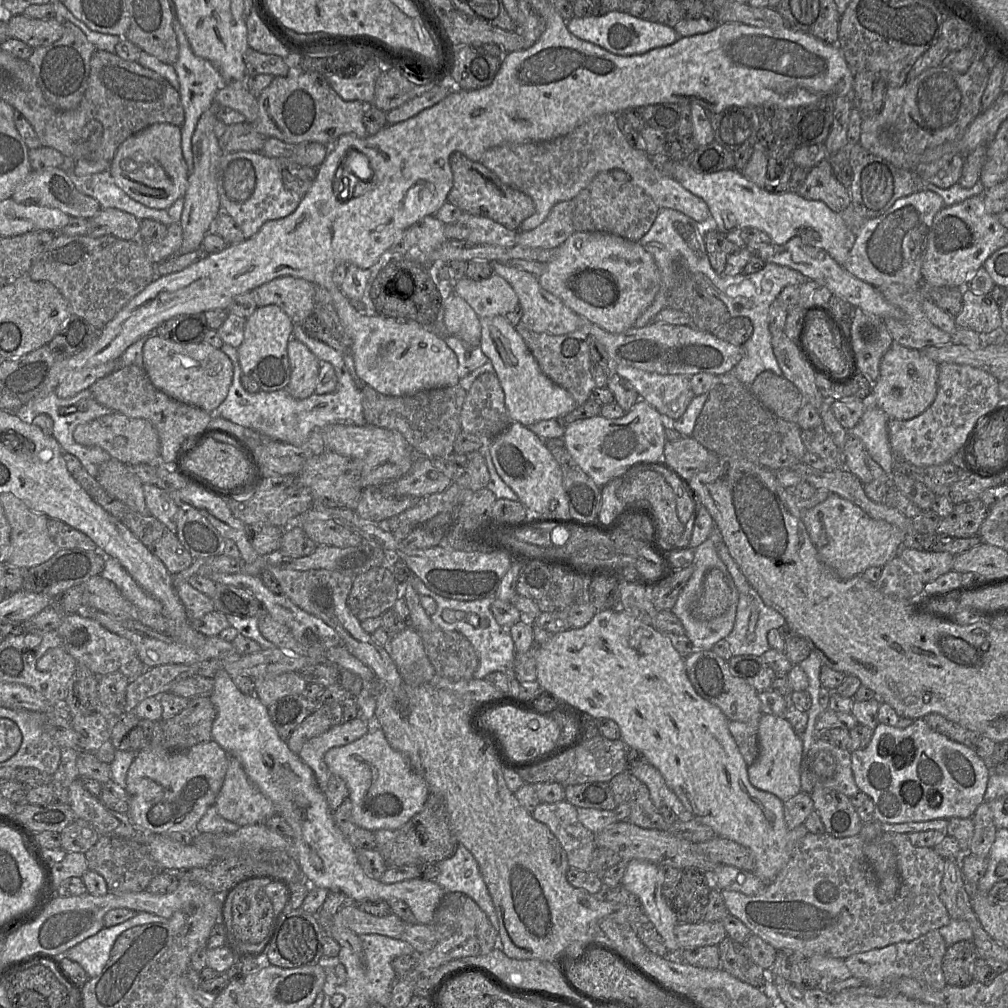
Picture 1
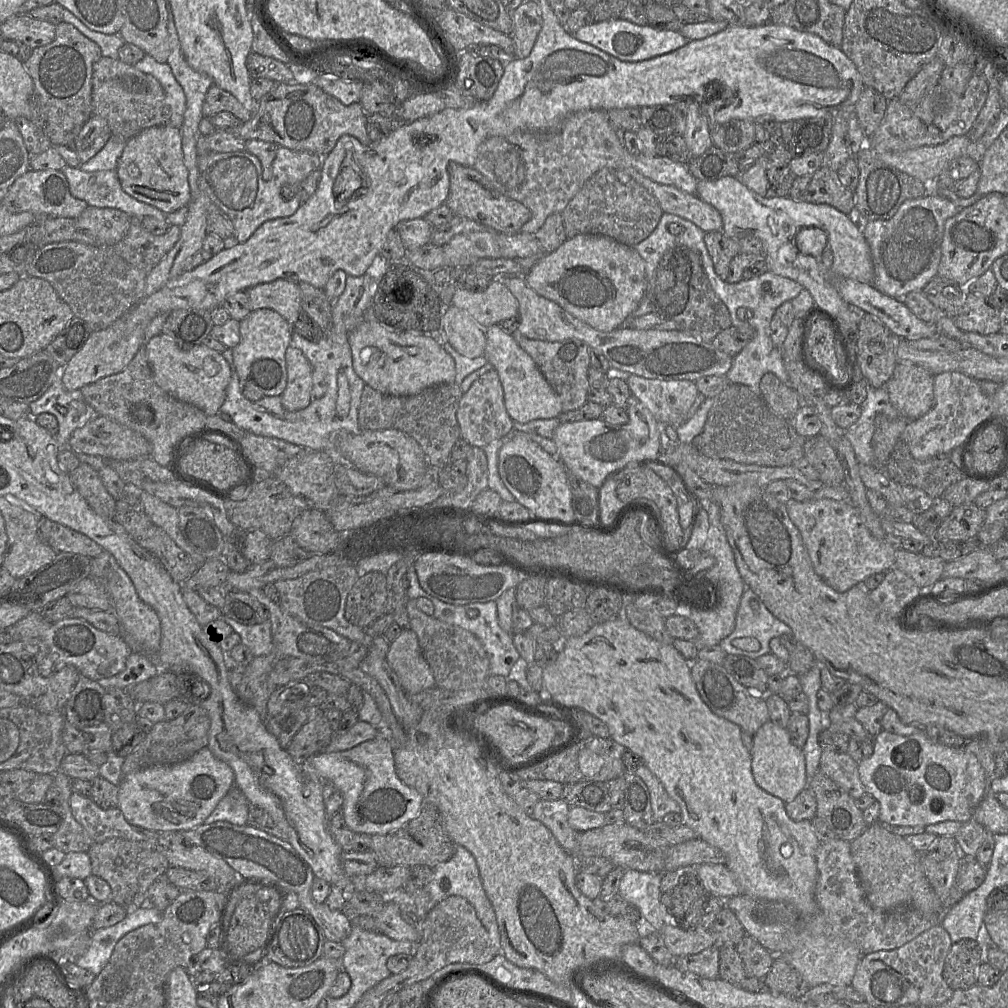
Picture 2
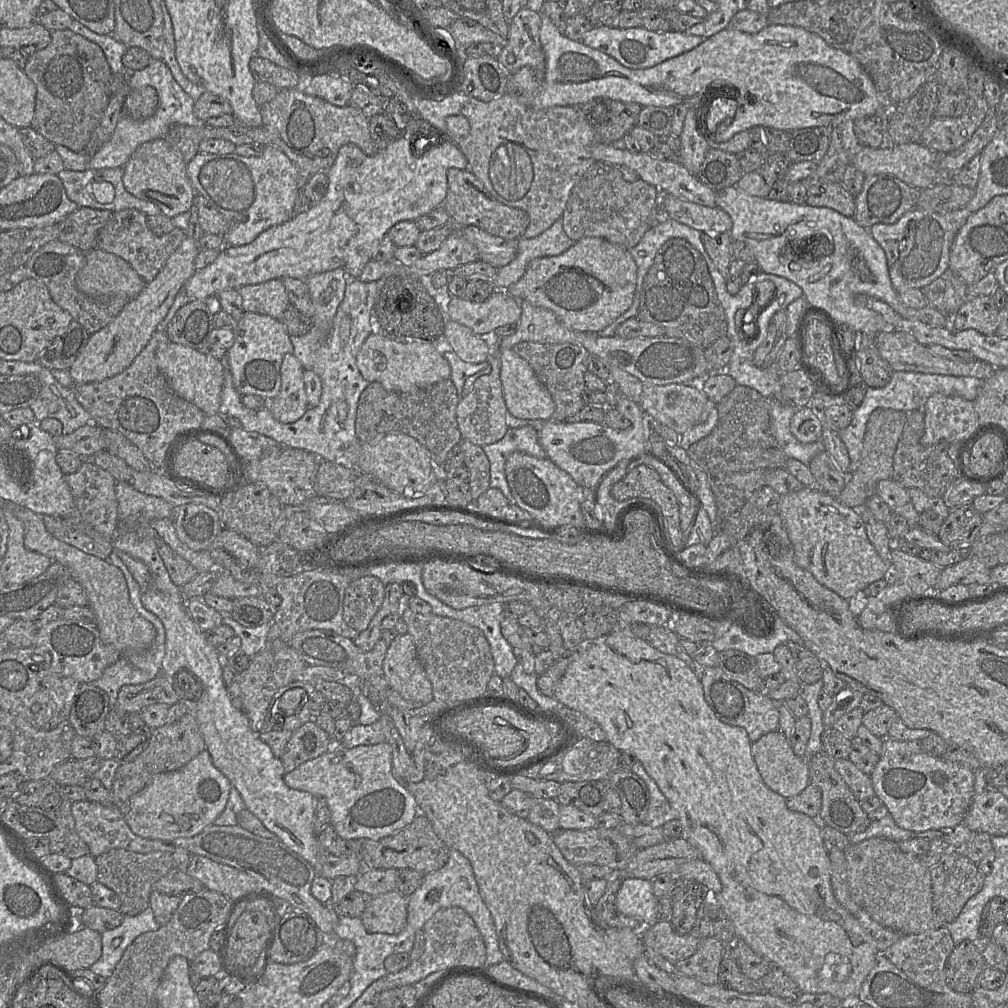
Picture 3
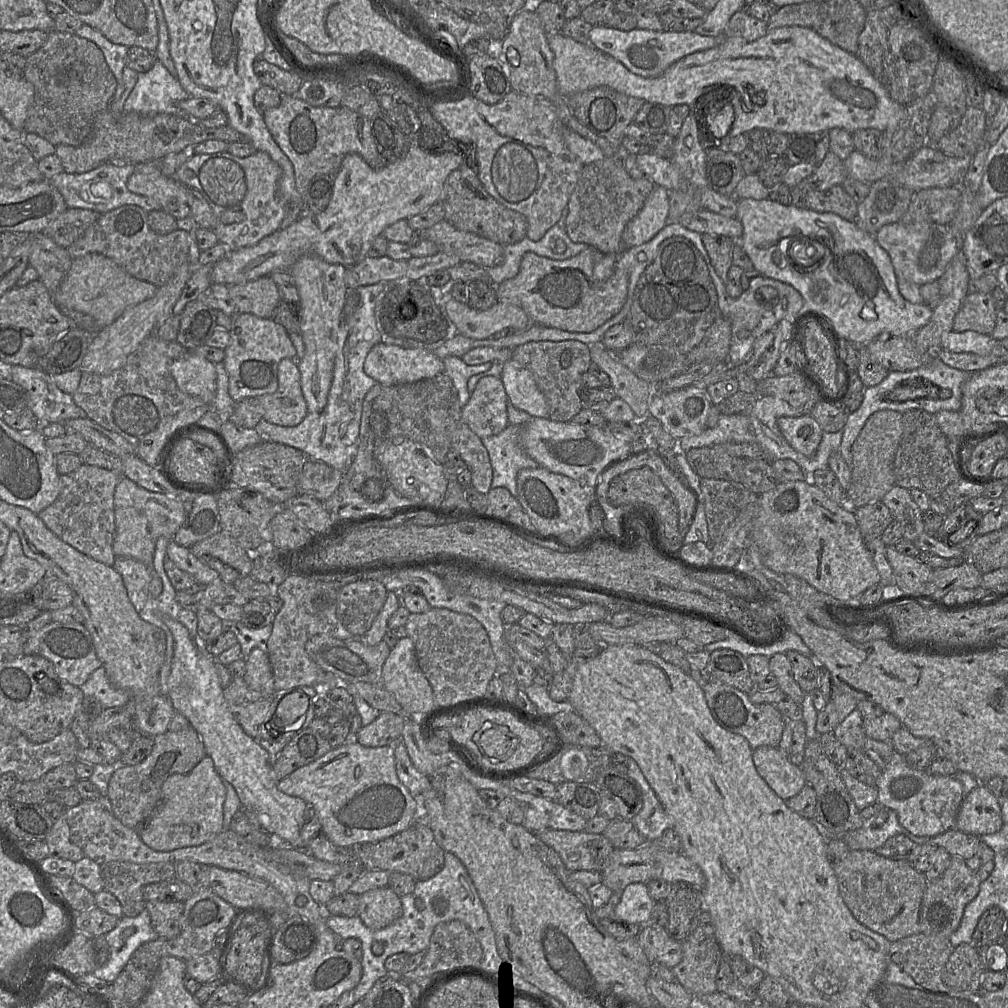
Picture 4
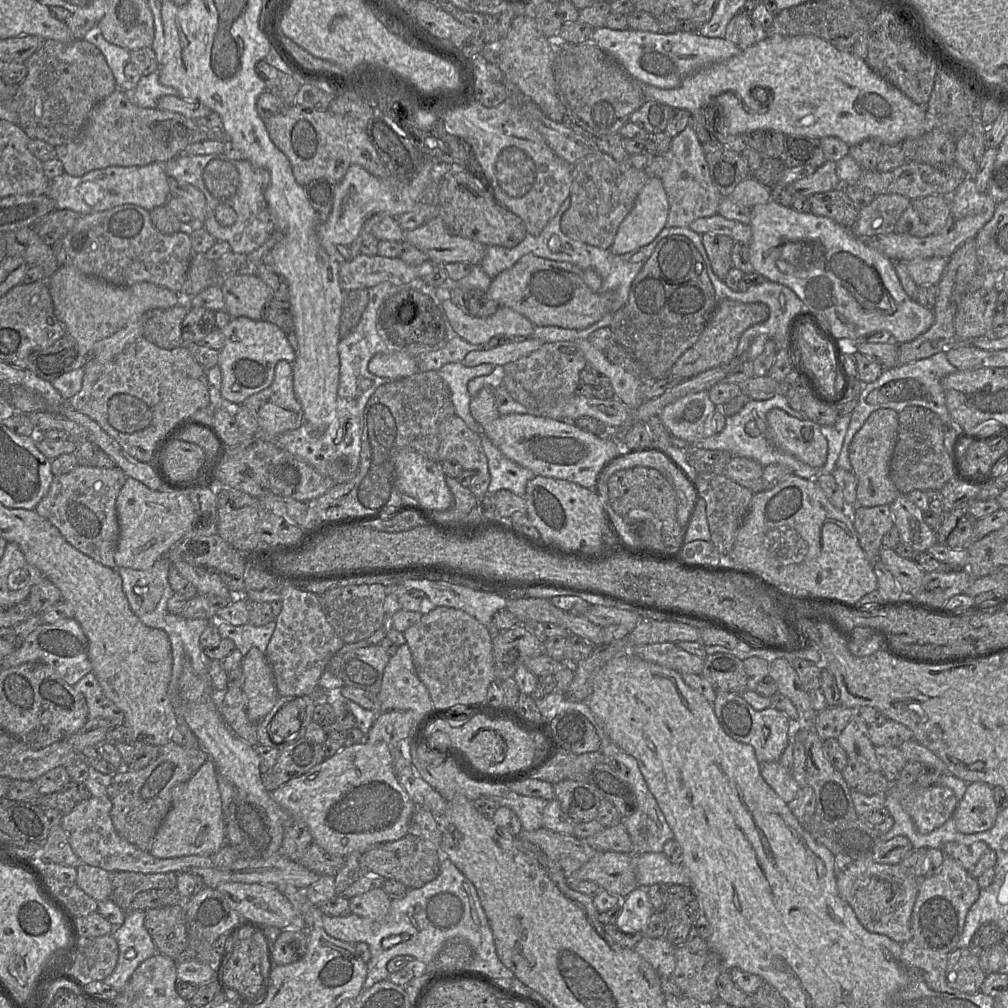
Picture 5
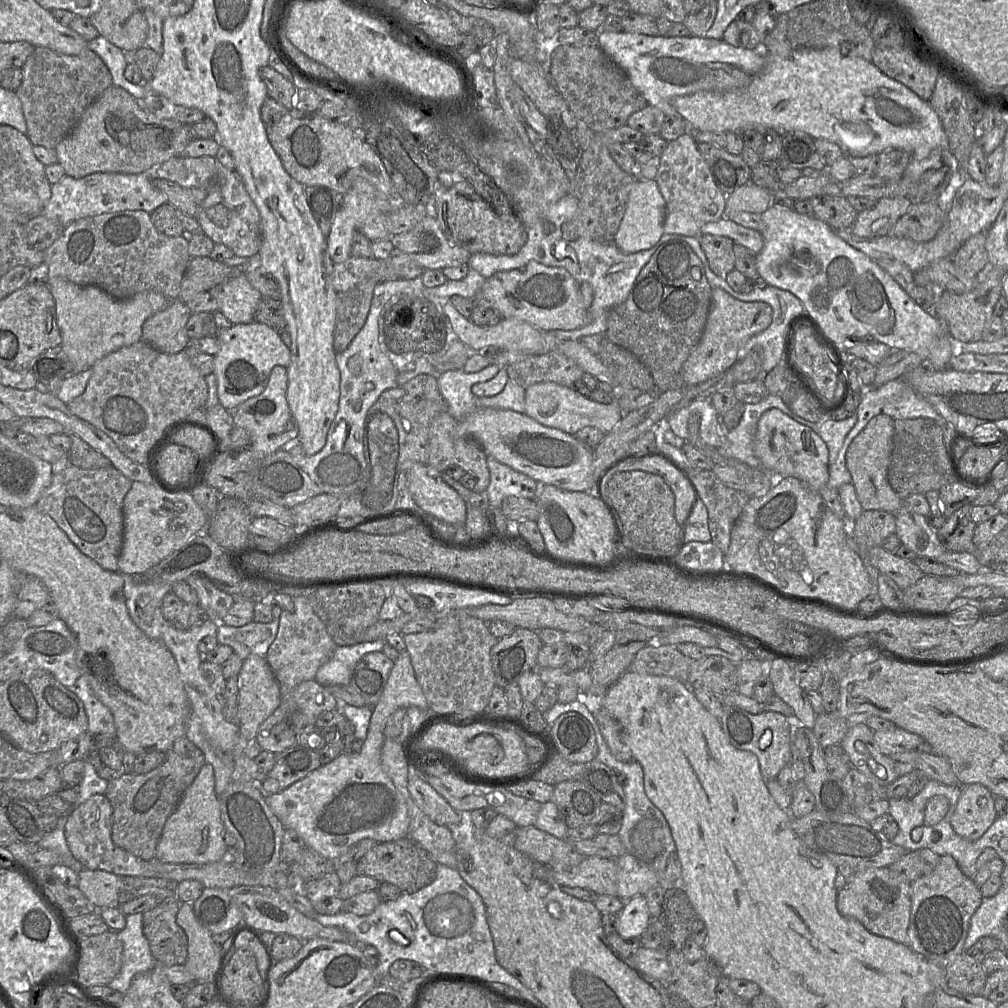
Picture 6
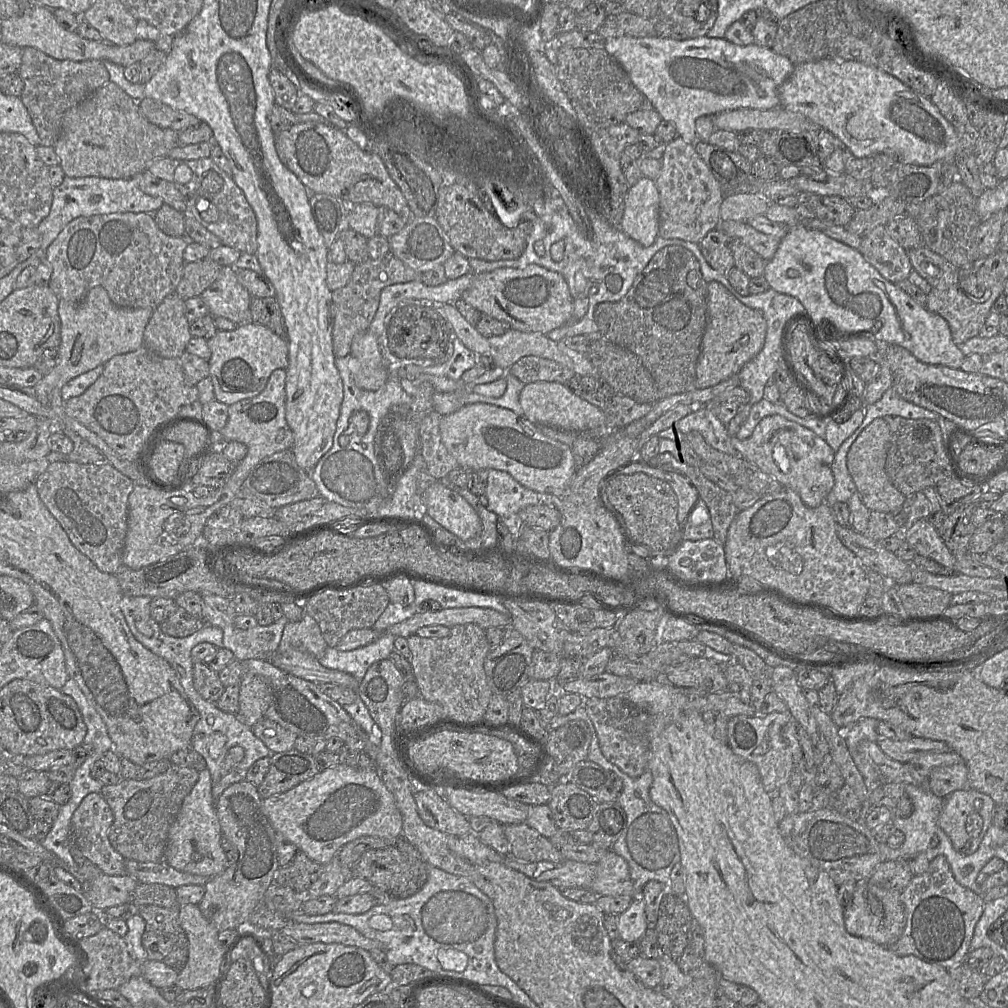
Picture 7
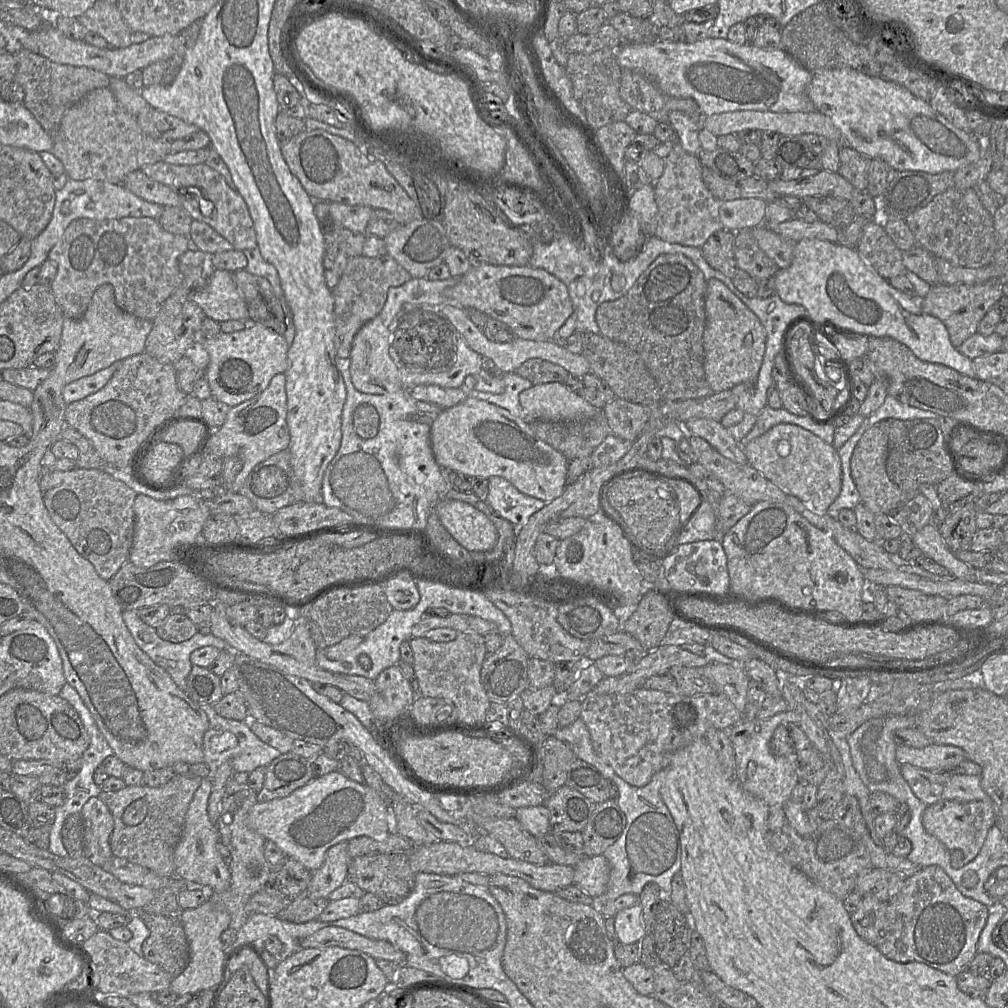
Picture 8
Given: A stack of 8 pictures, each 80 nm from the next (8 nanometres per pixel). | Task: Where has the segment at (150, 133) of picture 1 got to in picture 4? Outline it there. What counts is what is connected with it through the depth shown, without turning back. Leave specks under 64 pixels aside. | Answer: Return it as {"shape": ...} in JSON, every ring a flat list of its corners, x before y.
{"shape":[[160,161,136,164,126,185,130,192,154,199,176,220,190,220,187,187,162,174]]}

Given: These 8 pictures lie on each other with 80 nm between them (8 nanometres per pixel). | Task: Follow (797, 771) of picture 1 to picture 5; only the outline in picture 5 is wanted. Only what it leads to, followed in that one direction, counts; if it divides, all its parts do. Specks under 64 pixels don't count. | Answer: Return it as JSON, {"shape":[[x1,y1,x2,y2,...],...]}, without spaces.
{"shape":[[779,761,761,763,760,774,764,781,787,804,795,798,802,785,801,780,782,766]]}

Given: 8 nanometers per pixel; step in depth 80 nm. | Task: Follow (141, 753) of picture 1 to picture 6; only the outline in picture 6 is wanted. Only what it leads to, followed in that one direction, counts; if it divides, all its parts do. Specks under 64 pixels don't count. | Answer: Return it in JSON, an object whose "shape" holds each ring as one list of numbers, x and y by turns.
{"shape":[[205,763,183,793,176,810,167,819,155,857,163,863,171,864,207,864,221,861,227,858,224,831,219,796,215,791,214,768,210,763]]}

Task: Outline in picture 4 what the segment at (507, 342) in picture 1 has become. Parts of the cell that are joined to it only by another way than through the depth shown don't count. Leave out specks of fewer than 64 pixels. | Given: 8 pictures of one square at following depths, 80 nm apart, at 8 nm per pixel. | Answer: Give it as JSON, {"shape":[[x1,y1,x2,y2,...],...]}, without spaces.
{"shape":[[512,358,503,364,501,380,508,401,532,417,549,418,549,406,533,374]]}

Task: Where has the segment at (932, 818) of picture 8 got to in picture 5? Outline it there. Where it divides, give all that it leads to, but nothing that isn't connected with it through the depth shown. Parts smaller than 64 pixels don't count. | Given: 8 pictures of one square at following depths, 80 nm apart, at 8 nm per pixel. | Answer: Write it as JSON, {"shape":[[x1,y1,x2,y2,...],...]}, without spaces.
{"shape":[[973,782,968,783,953,819,959,832,974,834,991,829,998,813,992,787,985,782]]}

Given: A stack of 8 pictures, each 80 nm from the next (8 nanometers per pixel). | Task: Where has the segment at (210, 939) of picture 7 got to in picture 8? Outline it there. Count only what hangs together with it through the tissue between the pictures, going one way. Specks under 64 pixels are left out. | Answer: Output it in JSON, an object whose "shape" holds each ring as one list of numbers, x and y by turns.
{"shape":[[208,900,196,908,183,910,180,916,180,922,188,942,188,963,183,972,172,979,170,983,170,989,178,996,211,989,218,984,227,952,226,949,224,950,220,936,229,927,230,920,230,914,225,909,216,909,214,904]]}

